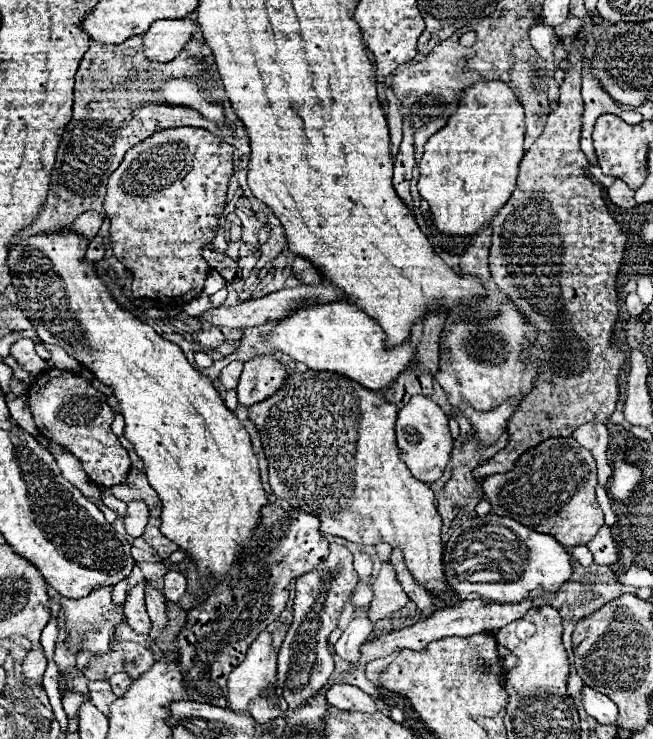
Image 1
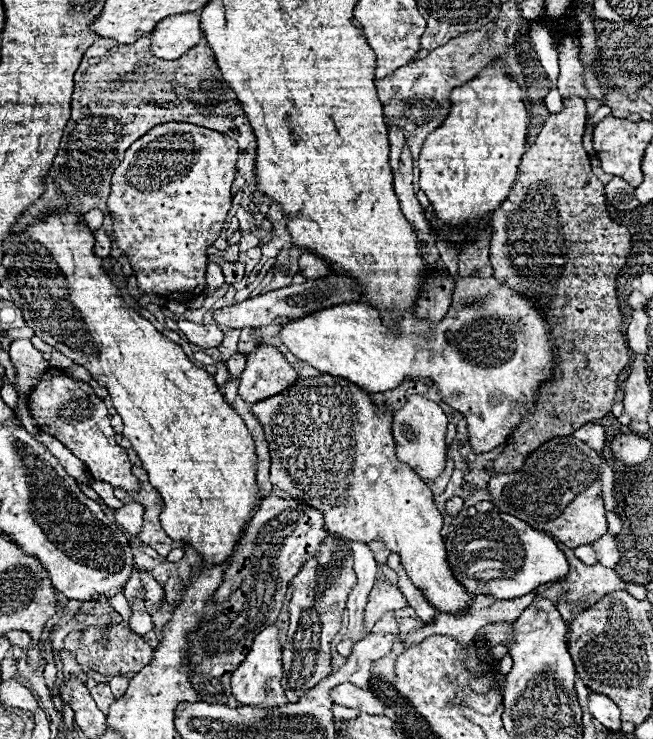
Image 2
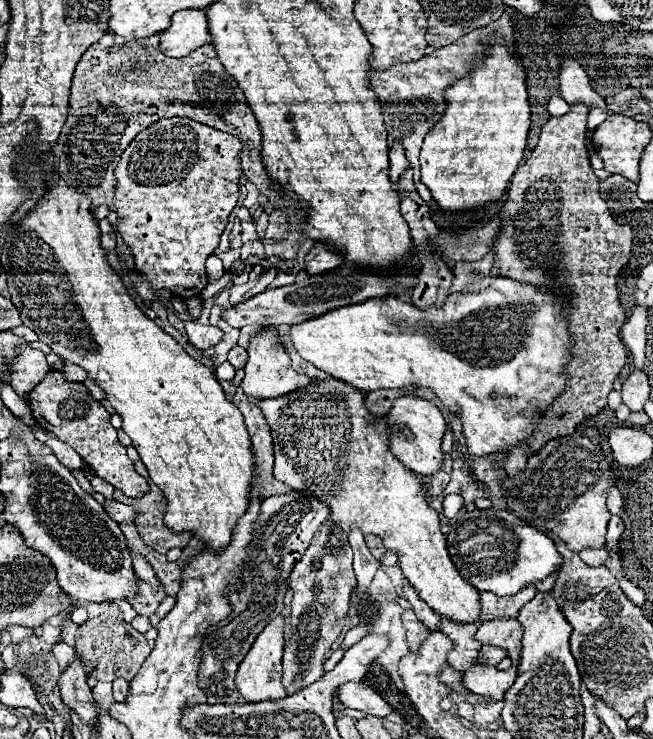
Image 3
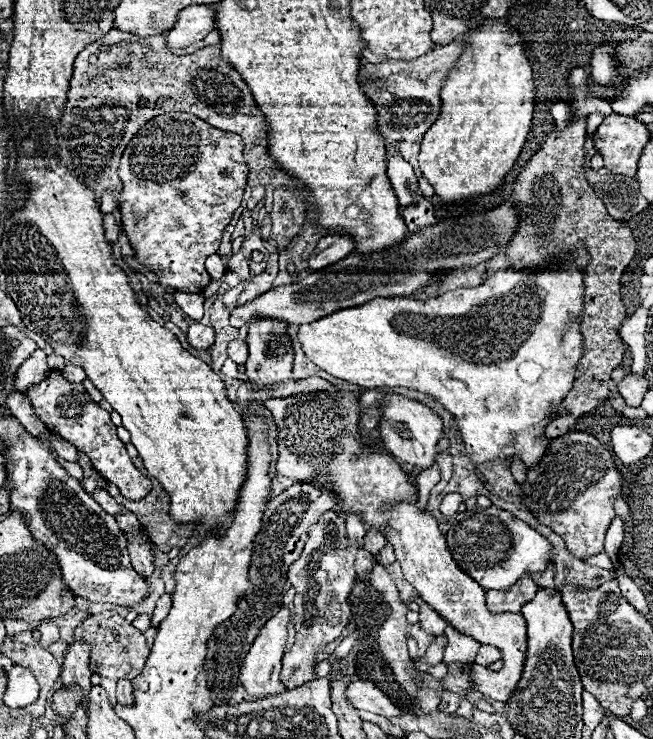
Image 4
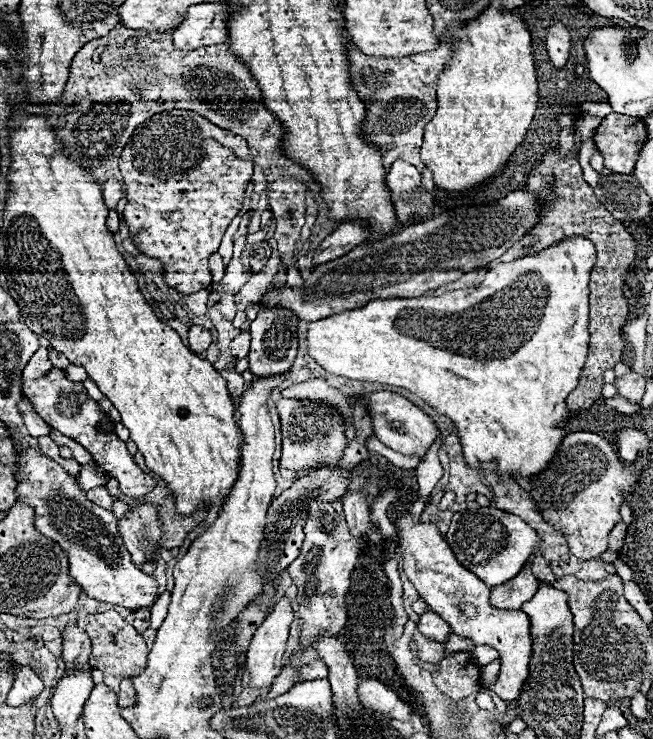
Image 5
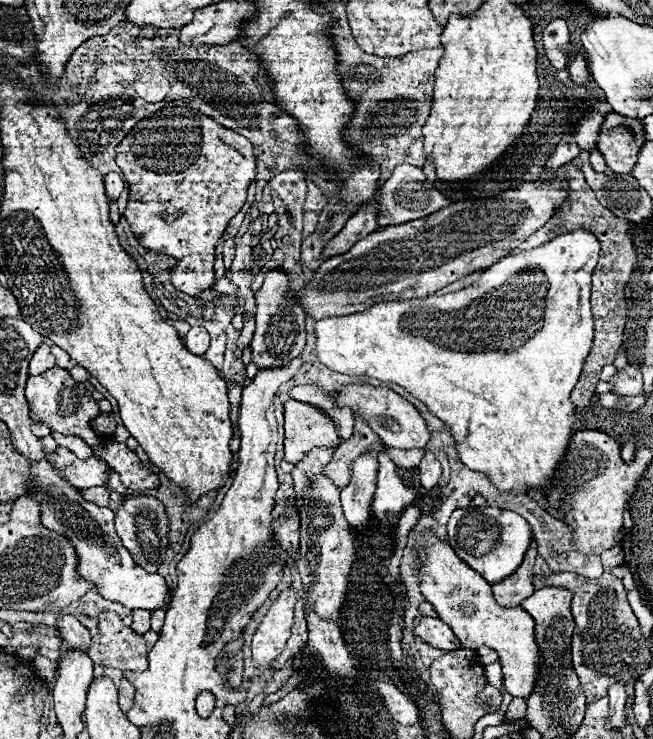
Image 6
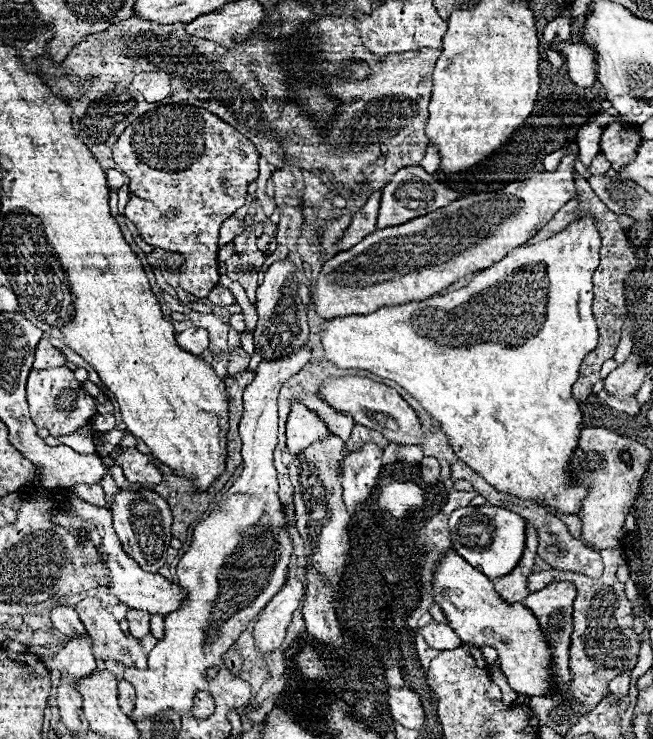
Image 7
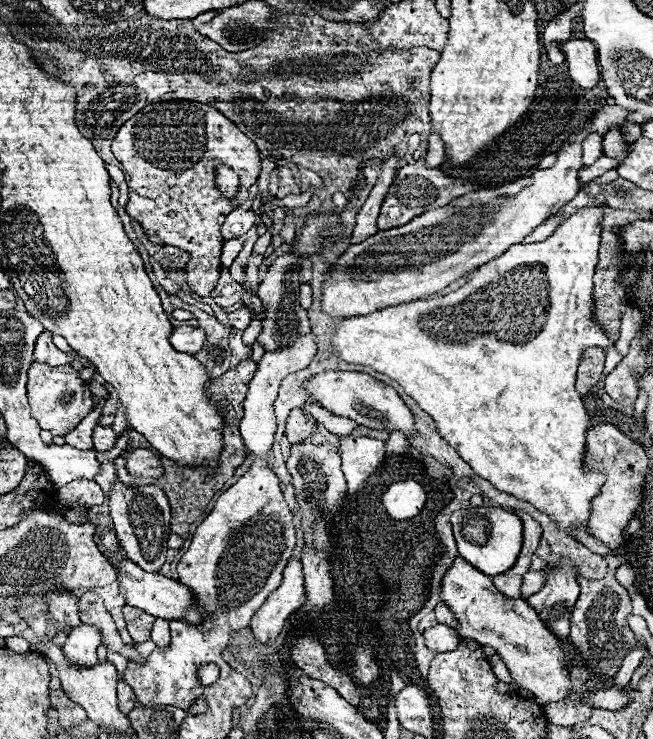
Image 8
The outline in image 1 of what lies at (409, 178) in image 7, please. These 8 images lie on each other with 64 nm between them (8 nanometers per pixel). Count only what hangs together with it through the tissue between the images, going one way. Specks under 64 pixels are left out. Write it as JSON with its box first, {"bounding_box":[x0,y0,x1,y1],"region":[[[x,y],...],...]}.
{"bounding_box":[385,88,402,156],"region":[[[385,88],[385,94],[389,106],[387,122],[390,124],[390,142],[392,142],[392,156],[398,154],[400,140],[402,140],[402,112],[401,102],[397,99],[391,89]]]}

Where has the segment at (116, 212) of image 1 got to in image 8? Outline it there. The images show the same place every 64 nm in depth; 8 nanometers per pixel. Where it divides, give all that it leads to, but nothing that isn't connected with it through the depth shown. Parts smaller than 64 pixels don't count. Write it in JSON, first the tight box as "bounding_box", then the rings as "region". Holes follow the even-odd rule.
{"bounding_box":[112,100,260,296],"region":[[[172,100],[148,104],[130,118],[116,134],[112,152],[130,178],[126,212],[142,226],[150,242],[188,252],[186,284],[198,296],[210,296],[220,278],[220,252],[224,244],[220,228],[224,218],[248,200],[248,188],[260,176],[256,144],[216,108],[200,102]],[[222,164],[230,166],[240,178],[236,198],[226,198],[216,188],[214,178]]]}

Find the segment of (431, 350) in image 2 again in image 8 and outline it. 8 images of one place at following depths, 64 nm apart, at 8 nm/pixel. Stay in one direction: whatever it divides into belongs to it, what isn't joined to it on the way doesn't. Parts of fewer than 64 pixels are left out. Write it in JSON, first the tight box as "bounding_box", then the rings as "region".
{"bounding_box":[332,206,622,530],"region":[[[586,206],[580,208],[580,212],[572,214],[568,220],[564,220],[556,232],[542,242],[532,242],[532,244],[516,244],[508,252],[504,252],[500,258],[494,262],[488,262],[478,268],[478,272],[466,282],[462,288],[456,292],[450,292],[440,298],[428,298],[428,300],[414,300],[398,306],[388,306],[382,310],[376,310],[368,316],[352,316],[344,318],[334,334],[332,334],[332,348],[334,352],[348,364],[360,364],[360,366],[370,366],[380,374],[390,376],[396,380],[420,406],[426,410],[444,440],[450,442],[450,446],[464,458],[464,462],[470,464],[470,468],[484,480],[488,480],[492,486],[506,494],[514,494],[516,498],[526,498],[526,502],[532,502],[538,510],[554,518],[564,530],[570,530],[574,522],[582,524],[586,528],[588,516],[590,516],[590,500],[598,494],[598,490],[604,484],[604,474],[600,472],[586,472],[582,468],[582,458],[584,458],[584,444],[586,444],[586,430],[590,428],[590,418],[586,414],[586,408],[582,404],[580,394],[576,392],[576,368],[578,362],[584,354],[586,348],[602,347],[606,349],[607,365],[603,373],[609,374],[622,360],[622,356],[614,348],[612,342],[602,334],[602,330],[596,326],[594,316],[592,316],[592,274],[598,264],[598,248],[600,248],[600,224],[602,224],[602,208],[598,206]]]}

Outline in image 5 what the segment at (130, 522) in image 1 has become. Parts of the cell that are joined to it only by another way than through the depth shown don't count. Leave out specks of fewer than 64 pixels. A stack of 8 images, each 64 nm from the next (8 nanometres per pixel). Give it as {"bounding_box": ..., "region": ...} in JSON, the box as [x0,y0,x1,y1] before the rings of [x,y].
{"bounding_box":[86,486,114,510],"region":[[[98,486],[98,490],[88,490],[86,494],[88,494],[88,498],[90,498],[92,502],[96,502],[98,506],[102,506],[102,508],[106,508],[106,510],[112,510],[112,508],[114,508],[114,498],[108,494],[108,490],[106,490],[104,486]]]}

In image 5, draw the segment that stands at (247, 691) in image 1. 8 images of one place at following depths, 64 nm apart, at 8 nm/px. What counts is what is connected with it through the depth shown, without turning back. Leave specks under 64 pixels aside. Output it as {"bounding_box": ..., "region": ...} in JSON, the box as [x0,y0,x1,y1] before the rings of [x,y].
{"bounding_box":[246,598,292,690],"region":[[[282,598],[268,614],[268,618],[262,622],[262,626],[256,630],[246,656],[246,668],[250,674],[252,688],[268,690],[274,678],[280,674],[290,622],[292,622],[290,600]]]}

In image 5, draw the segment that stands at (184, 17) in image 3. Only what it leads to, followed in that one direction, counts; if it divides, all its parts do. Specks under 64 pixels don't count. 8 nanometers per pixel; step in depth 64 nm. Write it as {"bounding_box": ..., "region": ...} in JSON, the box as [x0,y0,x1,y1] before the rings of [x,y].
{"bounding_box":[172,2,228,50],"region":[[[224,2],[194,4],[186,10],[184,22],[172,30],[172,42],[178,50],[196,50],[198,46],[224,44],[228,6]]]}

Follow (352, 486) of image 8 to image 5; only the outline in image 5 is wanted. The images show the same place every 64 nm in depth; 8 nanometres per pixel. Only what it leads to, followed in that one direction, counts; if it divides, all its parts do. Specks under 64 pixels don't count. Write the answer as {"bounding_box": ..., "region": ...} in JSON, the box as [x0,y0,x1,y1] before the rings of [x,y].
{"bounding_box":[342,492,372,538],"region":[[[358,492],[356,494],[346,494],[342,498],[342,504],[344,504],[344,516],[346,516],[346,522],[348,522],[350,534],[356,536],[356,538],[364,536],[372,528],[370,512],[368,512],[364,494],[358,494]]]}

